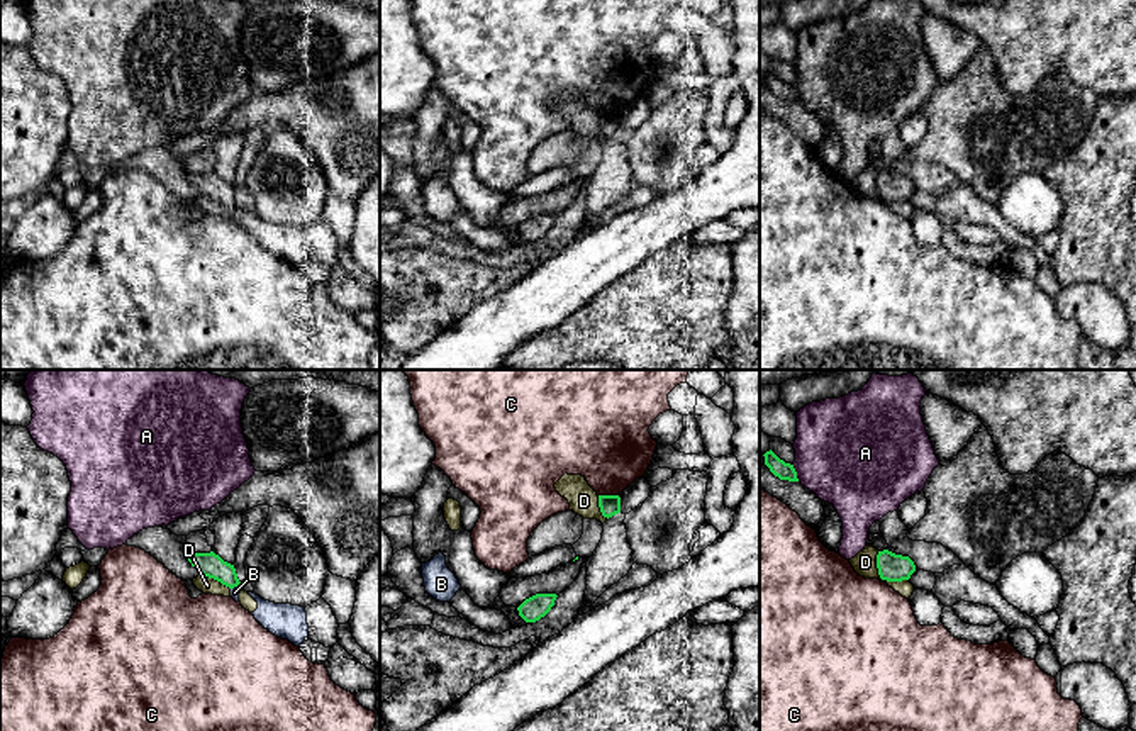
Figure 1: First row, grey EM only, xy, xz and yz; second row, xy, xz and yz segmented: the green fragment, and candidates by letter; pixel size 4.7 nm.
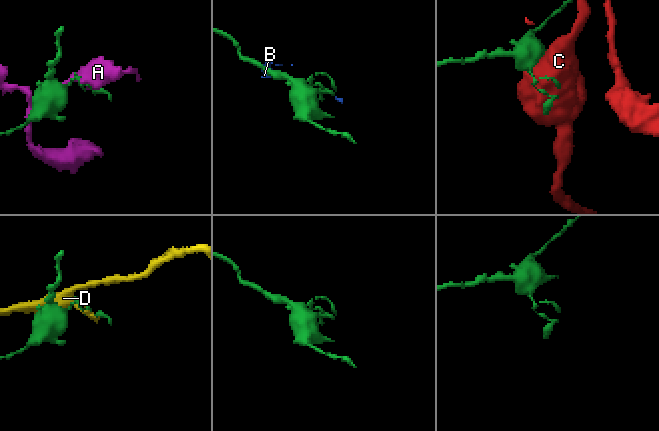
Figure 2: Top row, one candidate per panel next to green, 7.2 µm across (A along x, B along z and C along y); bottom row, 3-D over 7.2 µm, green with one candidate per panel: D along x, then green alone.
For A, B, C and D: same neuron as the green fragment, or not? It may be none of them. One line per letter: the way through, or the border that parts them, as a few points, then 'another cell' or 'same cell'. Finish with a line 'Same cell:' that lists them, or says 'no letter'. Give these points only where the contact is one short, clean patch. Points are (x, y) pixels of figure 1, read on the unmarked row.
A: another cell
B: border along xy (239, 204), (231, 209); another cell
C: another cell
D: another cell
Same cell: no letter

